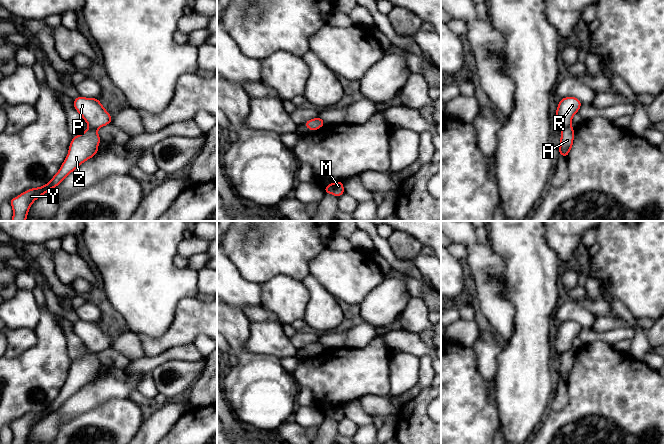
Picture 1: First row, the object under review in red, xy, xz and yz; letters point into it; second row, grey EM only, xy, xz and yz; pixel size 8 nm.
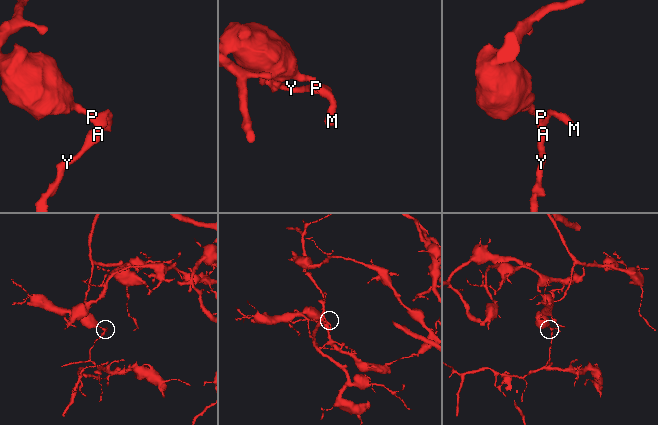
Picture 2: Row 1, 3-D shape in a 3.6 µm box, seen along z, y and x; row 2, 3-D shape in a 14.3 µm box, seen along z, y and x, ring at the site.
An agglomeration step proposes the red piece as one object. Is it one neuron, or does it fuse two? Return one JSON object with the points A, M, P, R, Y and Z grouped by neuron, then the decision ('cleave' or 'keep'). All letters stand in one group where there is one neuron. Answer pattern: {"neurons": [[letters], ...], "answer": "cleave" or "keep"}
{"neurons": [["A", "Y", "Z"], ["M", "P", "R"]], "answer": "cleave"}

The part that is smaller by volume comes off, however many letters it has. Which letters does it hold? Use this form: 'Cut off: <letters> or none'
Cut off: A, Y, Z

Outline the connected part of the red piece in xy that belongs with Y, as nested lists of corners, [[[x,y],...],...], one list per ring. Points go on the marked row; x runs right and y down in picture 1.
[[[89,127],[81,134],[73,137],[69,146],[68,154],[62,163],[59,171],[44,186],[31,188],[24,191],[9,202],[13,209],[11,221],[26,221],[30,206],[33,202],[57,187],[71,172],[77,169],[83,162],[91,159],[98,151],[101,139],[97,129]]]

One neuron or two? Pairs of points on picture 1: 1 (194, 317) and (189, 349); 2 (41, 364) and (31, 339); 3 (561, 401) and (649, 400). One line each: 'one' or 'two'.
1: two
2: two
3: two

